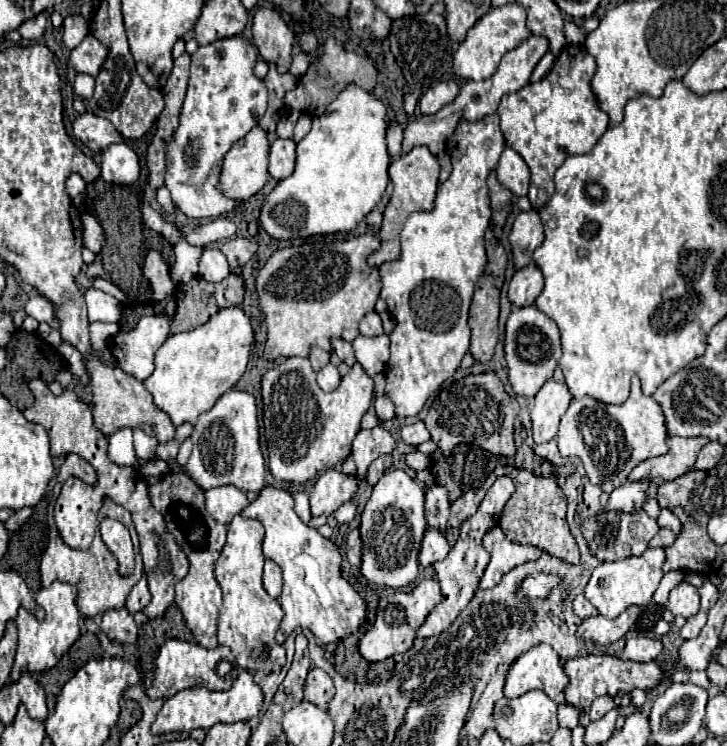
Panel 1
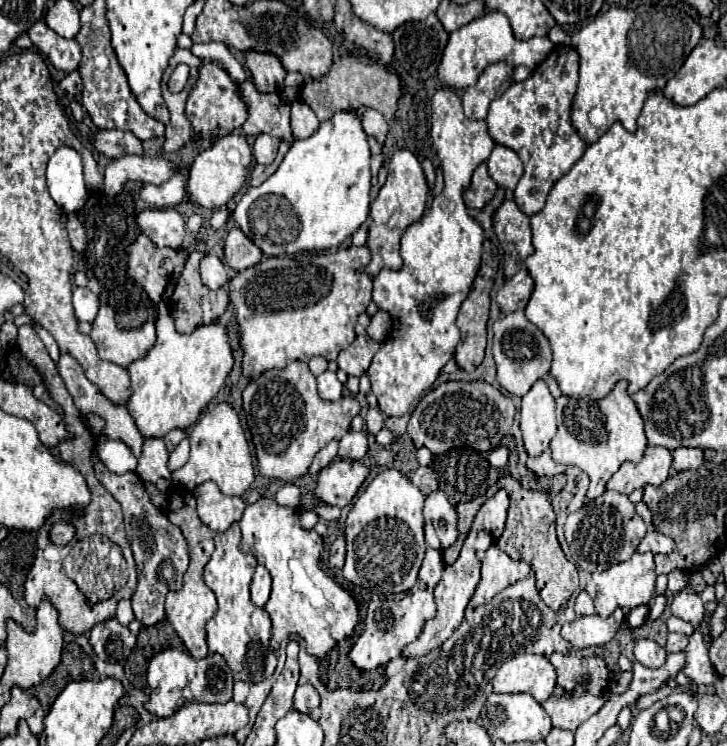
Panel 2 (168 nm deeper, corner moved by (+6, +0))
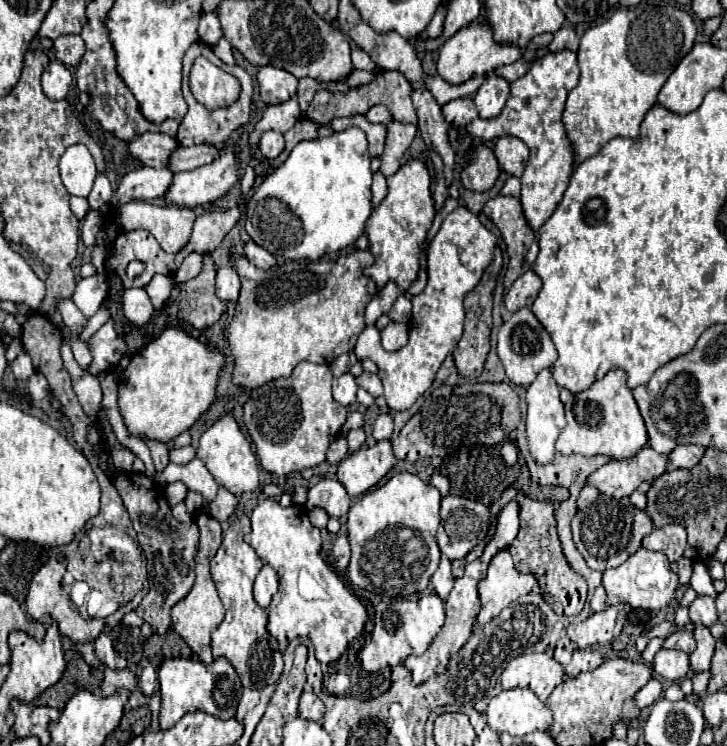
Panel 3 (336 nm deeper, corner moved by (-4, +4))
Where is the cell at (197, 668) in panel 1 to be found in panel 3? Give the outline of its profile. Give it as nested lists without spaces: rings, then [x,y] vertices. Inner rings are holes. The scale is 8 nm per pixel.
[[[184,657],[166,659],[158,669],[158,679],[162,695],[162,707],[160,707],[162,729],[170,729],[190,711],[206,711],[218,719],[230,719],[232,715],[236,715],[238,699],[242,695],[242,683],[232,663],[224,657],[214,659],[212,665],[204,665],[202,661],[192,661]]]

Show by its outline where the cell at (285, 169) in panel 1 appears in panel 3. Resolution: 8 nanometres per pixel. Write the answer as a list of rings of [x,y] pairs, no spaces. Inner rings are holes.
[[[266,131],[266,133],[262,133],[258,147],[260,147],[260,151],[262,151],[264,157],[274,159],[284,149],[284,137],[282,137],[280,131]]]

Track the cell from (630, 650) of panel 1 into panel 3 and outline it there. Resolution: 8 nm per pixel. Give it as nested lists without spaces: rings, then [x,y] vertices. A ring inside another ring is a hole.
[[[660,649],[654,657],[654,669],[664,679],[676,681],[676,679],[686,677],[686,673],[690,669],[690,661],[688,661],[688,655],[682,653],[682,651]]]

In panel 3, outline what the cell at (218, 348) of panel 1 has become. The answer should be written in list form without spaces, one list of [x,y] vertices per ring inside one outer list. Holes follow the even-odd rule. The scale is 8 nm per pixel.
[[[166,327],[158,339],[132,357],[118,381],[118,407],[128,431],[162,443],[188,431],[212,405],[224,363],[218,347],[198,341],[178,327]]]

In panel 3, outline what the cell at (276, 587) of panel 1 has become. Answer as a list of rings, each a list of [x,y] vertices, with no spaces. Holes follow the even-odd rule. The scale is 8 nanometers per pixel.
[[[264,565],[254,581],[254,599],[260,607],[268,607],[278,591],[278,575],[270,565]]]

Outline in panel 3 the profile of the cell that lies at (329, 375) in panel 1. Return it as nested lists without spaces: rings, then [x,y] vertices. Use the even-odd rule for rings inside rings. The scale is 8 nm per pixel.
[[[350,373],[336,377],[334,383],[332,383],[332,393],[334,393],[334,399],[340,405],[344,405],[344,407],[352,405],[356,401],[356,381],[354,381],[354,377]]]

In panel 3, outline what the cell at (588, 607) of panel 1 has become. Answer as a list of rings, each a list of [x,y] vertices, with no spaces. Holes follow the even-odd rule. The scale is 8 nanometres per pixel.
[[[604,587],[594,589],[594,595],[590,599],[590,607],[592,607],[592,611],[604,611],[606,609],[606,591],[604,591]]]

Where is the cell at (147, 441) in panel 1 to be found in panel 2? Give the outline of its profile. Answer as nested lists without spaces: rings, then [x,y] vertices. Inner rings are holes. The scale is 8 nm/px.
[[[154,437],[146,439],[146,443],[142,447],[142,457],[138,459],[136,473],[144,481],[154,483],[158,487],[158,491],[168,497],[170,487],[172,487],[172,475],[170,475],[166,463],[168,463],[168,449],[166,449],[164,441],[154,439]]]

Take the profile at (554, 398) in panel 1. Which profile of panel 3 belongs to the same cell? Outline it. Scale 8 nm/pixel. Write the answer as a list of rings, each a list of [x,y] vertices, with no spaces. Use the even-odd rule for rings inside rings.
[[[544,369],[536,381],[528,387],[526,393],[526,403],[528,403],[528,413],[526,413],[526,433],[528,433],[528,447],[532,457],[536,459],[536,463],[544,465],[548,461],[552,461],[554,457],[554,443],[560,435],[560,431],[566,427],[566,419],[564,419],[564,405],[560,401],[560,387],[552,377],[550,369]]]

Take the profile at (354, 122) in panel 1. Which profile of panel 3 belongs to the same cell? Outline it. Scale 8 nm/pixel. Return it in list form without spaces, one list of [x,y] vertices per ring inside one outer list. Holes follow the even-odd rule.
[[[358,127],[334,131],[328,137],[298,143],[290,157],[276,167],[256,189],[246,203],[246,231],[248,235],[272,255],[286,259],[318,259],[352,245],[362,233],[364,223],[372,213],[372,169],[368,155],[368,139]]]

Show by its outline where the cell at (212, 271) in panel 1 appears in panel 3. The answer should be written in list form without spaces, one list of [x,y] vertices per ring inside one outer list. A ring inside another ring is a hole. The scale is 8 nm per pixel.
[[[226,265],[216,271],[216,295],[224,301],[236,301],[240,291],[240,279],[234,267]]]

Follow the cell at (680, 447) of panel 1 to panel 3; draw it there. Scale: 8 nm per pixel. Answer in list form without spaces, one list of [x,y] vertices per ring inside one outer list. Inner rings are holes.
[[[644,447],[636,457],[626,461],[608,461],[596,473],[588,477],[590,485],[596,485],[600,493],[610,497],[624,497],[638,489],[644,481],[654,481],[656,477],[666,473],[670,459],[654,451],[652,447]]]

